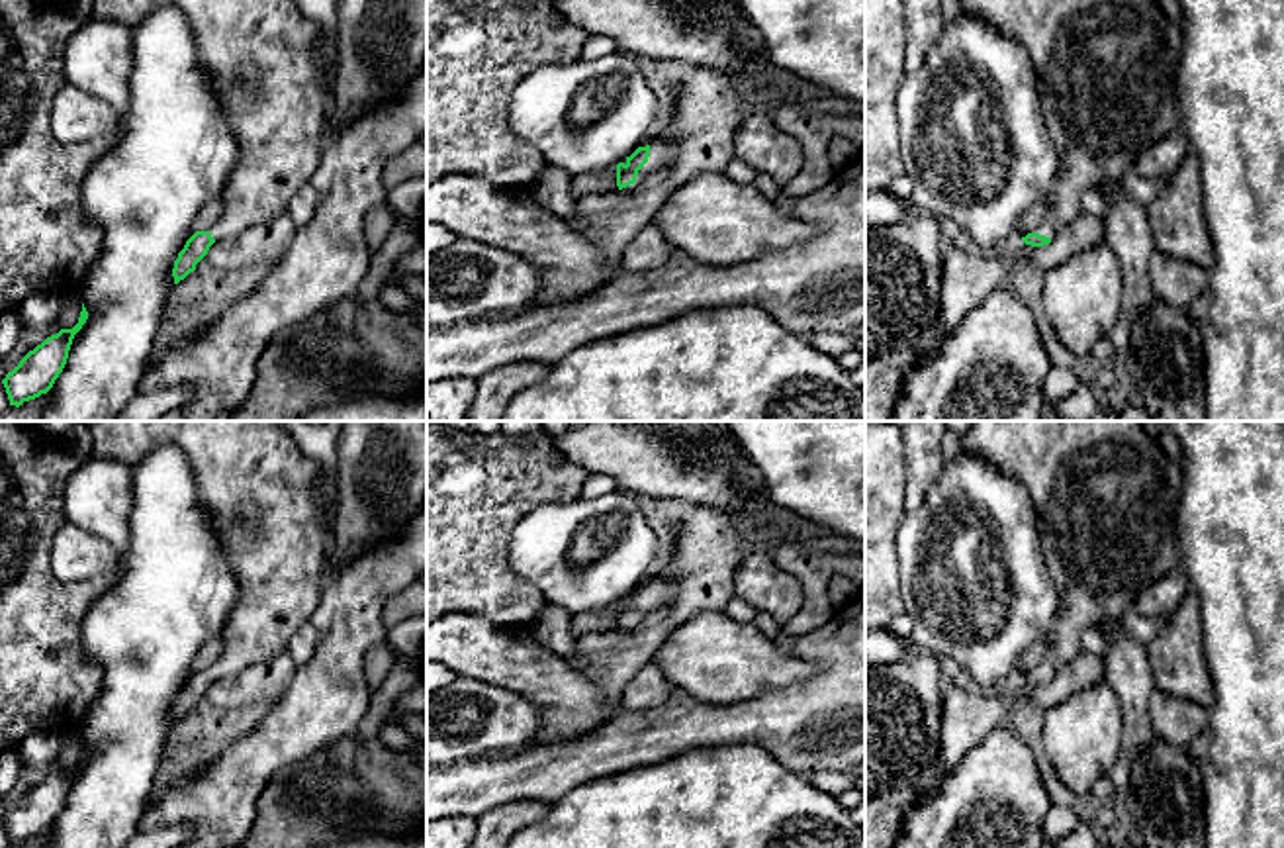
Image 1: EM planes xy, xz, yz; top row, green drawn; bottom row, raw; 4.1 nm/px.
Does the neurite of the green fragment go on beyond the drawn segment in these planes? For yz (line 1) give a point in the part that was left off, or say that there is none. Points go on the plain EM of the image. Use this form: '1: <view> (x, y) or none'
1: yz (1106, 498)

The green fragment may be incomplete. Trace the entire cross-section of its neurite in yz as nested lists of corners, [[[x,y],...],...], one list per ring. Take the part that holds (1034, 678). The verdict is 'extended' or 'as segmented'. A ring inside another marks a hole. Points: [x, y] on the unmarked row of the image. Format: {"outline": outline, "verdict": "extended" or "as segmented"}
{"outline": [[[973,421],[959,441],[959,452],[983,454],[1030,492],[1059,611],[1045,636],[1045,656],[1022,680],[1032,685],[1049,683],[1082,652],[1084,629],[1098,629],[1106,617],[1124,617],[1145,588],[1178,568],[1176,517],[1182,497],[1182,464],[1159,448],[1141,421]]], "verdict": "extended"}

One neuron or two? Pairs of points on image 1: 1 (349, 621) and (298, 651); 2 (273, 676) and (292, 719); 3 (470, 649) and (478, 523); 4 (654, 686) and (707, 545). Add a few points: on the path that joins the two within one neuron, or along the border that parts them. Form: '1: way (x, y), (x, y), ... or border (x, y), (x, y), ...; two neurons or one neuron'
1: border (321, 637), (314, 655), (298, 668); two neurons
2: border (298, 668), (288, 690), (269, 709); two neurons
3: border (447, 615), (474, 613), (515, 631); two neurons
4: border (650, 660), (627, 684), (621, 698); two neurons

